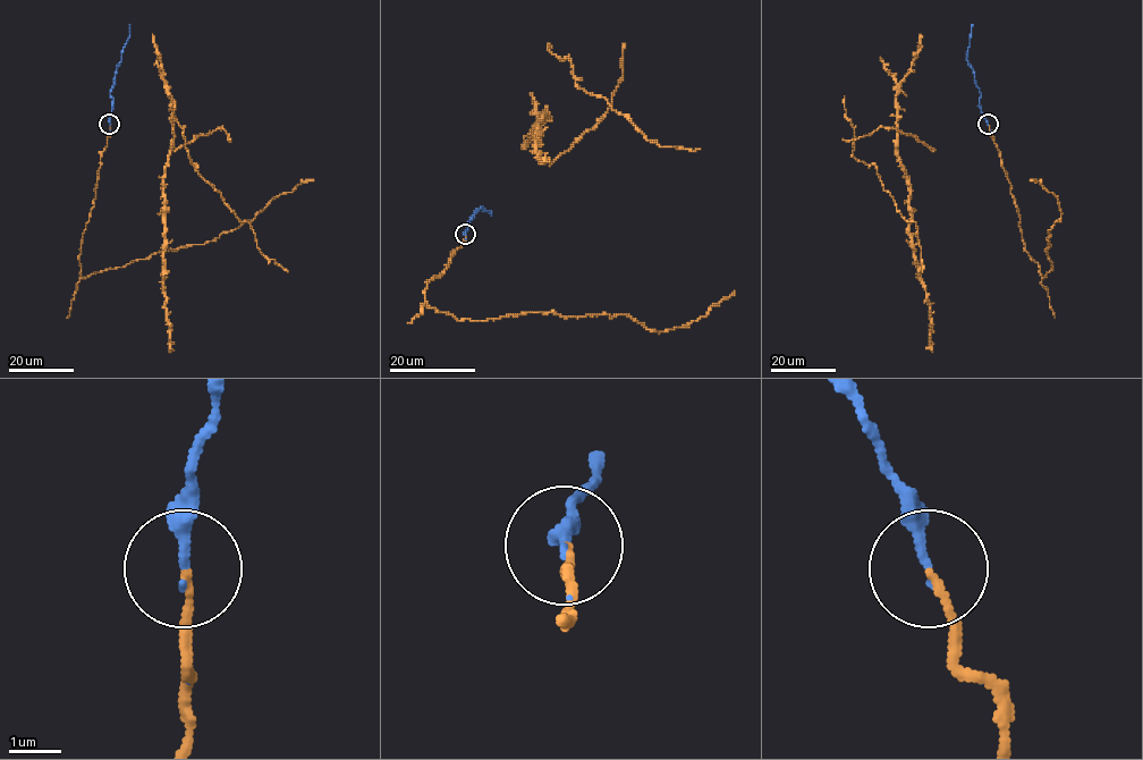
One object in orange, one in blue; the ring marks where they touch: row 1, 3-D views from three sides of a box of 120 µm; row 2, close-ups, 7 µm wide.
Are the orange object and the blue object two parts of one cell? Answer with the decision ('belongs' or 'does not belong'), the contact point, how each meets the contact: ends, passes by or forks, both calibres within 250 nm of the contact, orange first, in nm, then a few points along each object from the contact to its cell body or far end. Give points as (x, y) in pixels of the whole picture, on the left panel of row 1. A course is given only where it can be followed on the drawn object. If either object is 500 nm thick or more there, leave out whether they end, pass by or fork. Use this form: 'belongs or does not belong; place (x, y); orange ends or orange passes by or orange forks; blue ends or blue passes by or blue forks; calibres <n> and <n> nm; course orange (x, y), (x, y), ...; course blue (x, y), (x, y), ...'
belongs; place (109, 124); orange ends; blue ends; calibres 130 and 200 nm; course orange (110, 124), (94, 207), (78, 259), (83, 278), (170, 248), (203, 245), (252, 220), (303, 180), (314, 182); course blue (110, 124), (112, 104), (110, 92), (130, 34), (129, 25)

